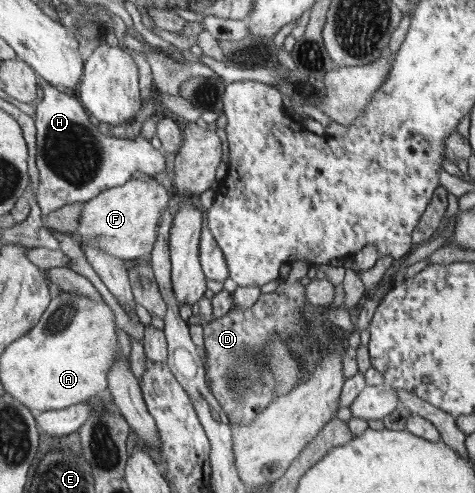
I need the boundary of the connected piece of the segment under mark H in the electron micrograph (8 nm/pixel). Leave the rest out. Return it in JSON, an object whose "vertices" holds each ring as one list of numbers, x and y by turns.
{"vertices":[[38,77,37,86,42,89,42,101,36,107,36,167,38,168,38,194,37,204,42,214,60,210,71,204,84,204,112,187,120,187,131,180,133,173,140,171,144,176,158,175,165,169,165,159,155,142,143,139,142,135,136,135,134,140,121,139,116,135,102,134,98,132,98,123,91,123,90,112,72,92,60,91,46,80]]}

